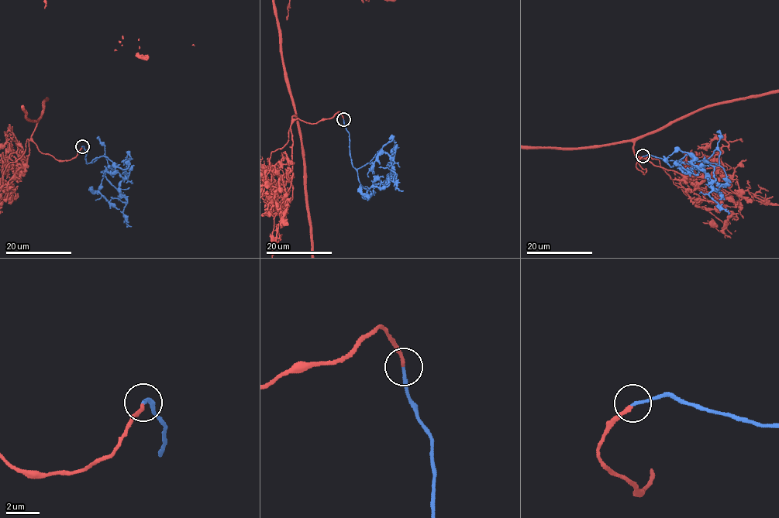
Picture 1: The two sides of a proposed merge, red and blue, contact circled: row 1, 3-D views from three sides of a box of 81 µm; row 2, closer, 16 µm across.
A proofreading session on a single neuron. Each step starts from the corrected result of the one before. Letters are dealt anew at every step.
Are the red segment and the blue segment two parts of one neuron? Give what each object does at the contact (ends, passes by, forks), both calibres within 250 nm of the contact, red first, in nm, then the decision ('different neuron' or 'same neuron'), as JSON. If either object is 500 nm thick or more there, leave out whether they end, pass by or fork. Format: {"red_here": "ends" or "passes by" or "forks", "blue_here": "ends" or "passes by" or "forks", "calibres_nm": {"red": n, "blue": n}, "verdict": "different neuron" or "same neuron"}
{"red_here": "ends", "blue_here": "ends", "calibres_nm": {"red": 200, "blue": 180}, "verdict": "same neuron"}

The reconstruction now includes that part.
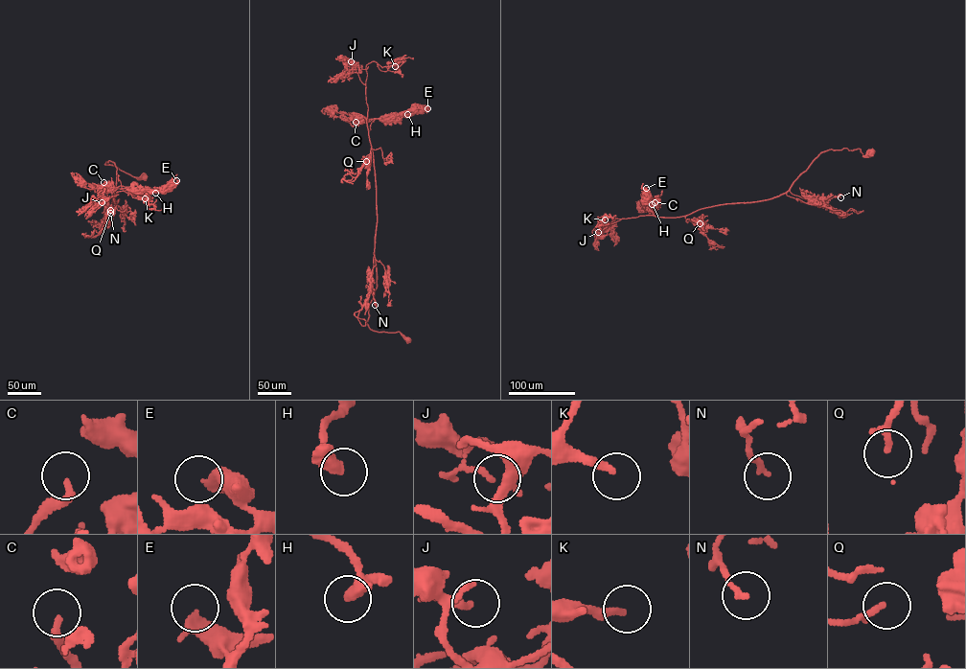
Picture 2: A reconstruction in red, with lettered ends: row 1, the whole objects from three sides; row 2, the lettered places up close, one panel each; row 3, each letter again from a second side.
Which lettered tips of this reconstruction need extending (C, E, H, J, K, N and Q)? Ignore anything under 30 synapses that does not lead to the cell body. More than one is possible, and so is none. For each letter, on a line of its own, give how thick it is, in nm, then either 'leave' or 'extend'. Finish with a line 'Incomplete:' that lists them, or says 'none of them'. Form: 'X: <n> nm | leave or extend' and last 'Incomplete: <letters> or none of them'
C: 240 nm | extend
E: 320 nm | extend
H: 320 nm | leave
J: 180 nm | leave
K: 220 nm | extend
N: 160 nm | leave
Q: 190 nm | leave
Incomplete: C, E, K

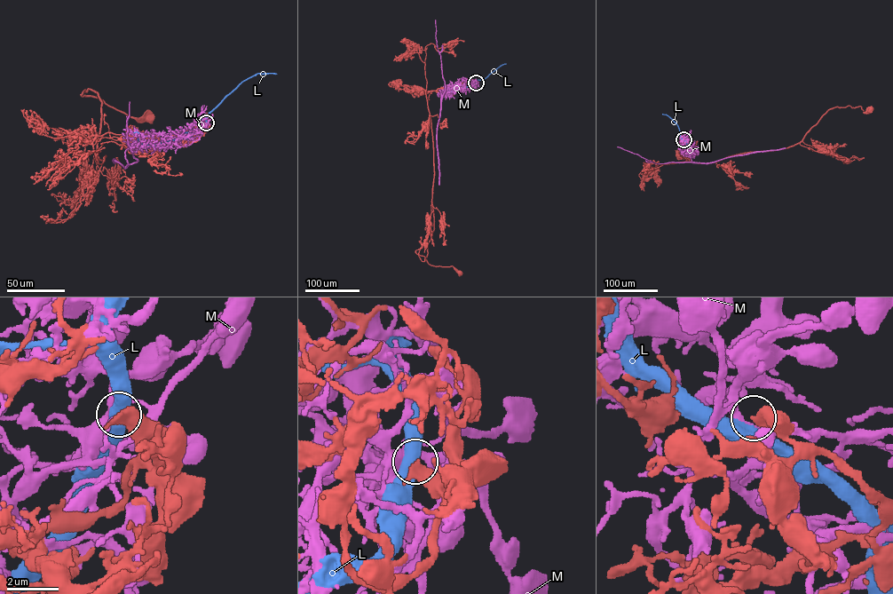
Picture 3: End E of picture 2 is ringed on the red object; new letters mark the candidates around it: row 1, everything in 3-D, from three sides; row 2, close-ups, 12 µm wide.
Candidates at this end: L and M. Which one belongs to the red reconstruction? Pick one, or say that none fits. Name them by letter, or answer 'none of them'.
none of them

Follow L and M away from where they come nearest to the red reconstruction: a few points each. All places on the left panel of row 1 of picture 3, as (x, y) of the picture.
L: (206, 122), (207, 115), (241, 83), (256, 74), (277, 74)
M: (206, 123), (158, 146), (130, 146), (125, 152), (126, 167), (138, 159), (127, 140), (130, 101)

